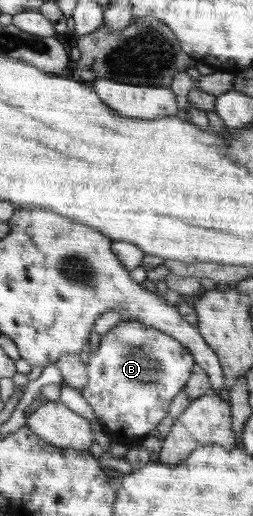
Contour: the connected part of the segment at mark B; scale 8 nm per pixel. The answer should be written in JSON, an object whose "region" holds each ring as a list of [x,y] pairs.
{"region":[[[125,319],[121,320],[121,322],[110,329],[105,335],[101,335],[99,347],[95,353],[89,357],[89,361],[86,366],[87,385],[85,385],[85,387],[81,387],[81,389],[77,389],[77,391],[81,393],[89,405],[91,405],[95,411],[95,414],[99,417],[97,421],[100,423],[102,429],[111,441],[131,445],[137,444],[138,442],[141,443],[142,439],[149,435],[149,431],[156,429],[159,422],[168,416],[168,411],[171,409],[172,402],[180,391],[184,389],[184,386],[187,385],[188,379],[192,375],[192,370],[195,366],[195,357],[192,355],[192,352],[188,350],[188,348],[186,348],[182,343],[179,343],[177,339],[173,339],[171,335],[167,335],[166,332],[159,331],[159,329],[155,329],[155,327],[149,327],[149,325],[145,325],[145,323],[139,323],[139,321]]]}

